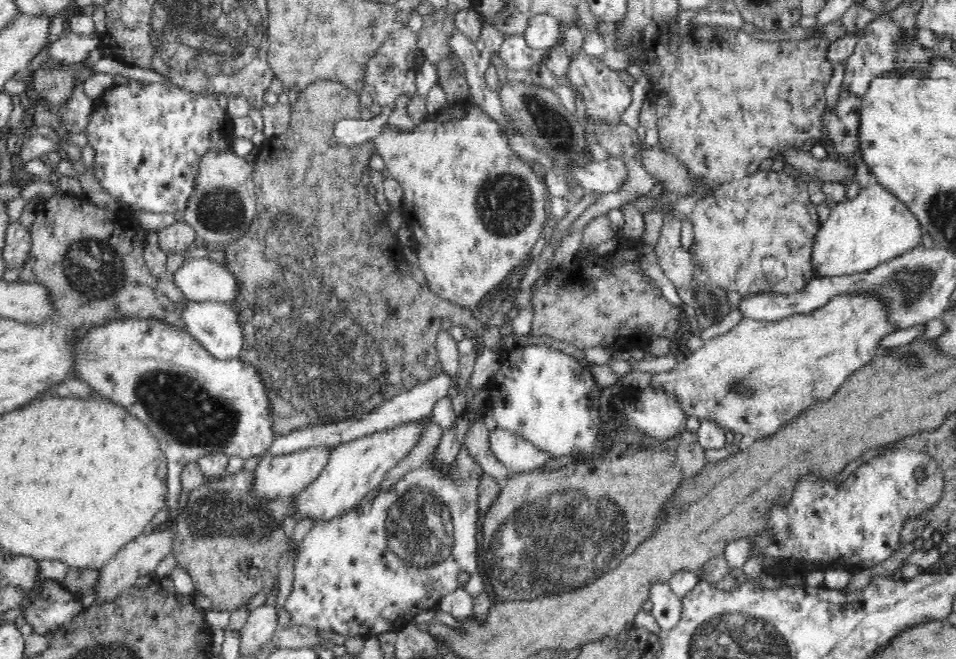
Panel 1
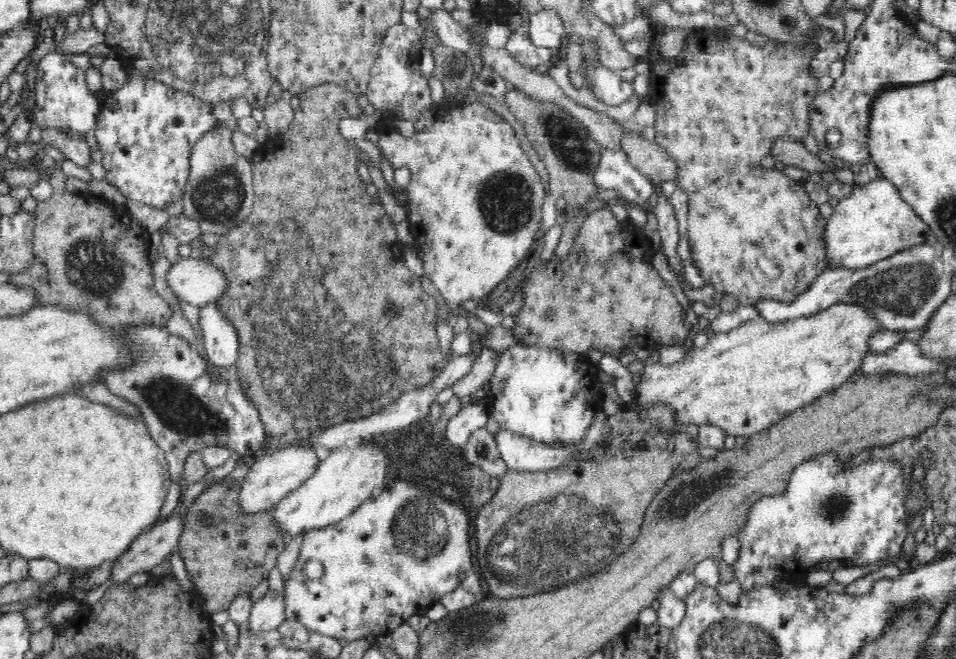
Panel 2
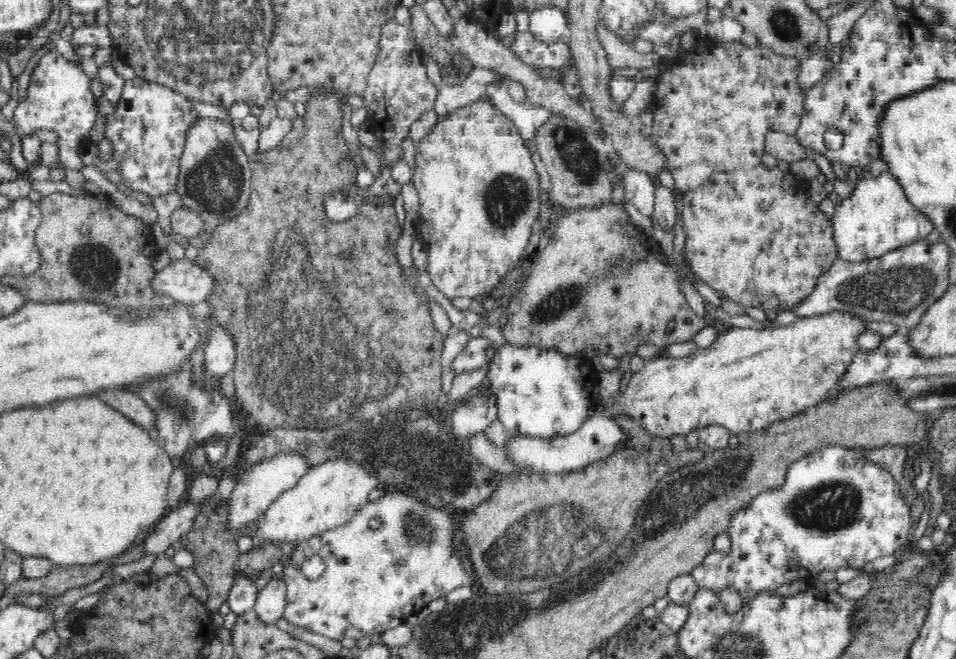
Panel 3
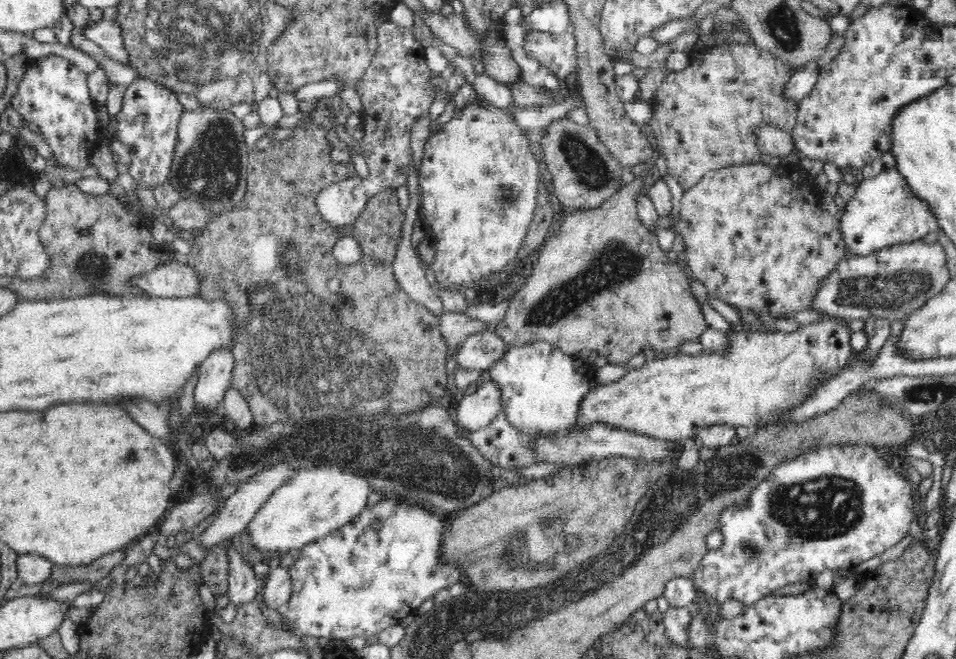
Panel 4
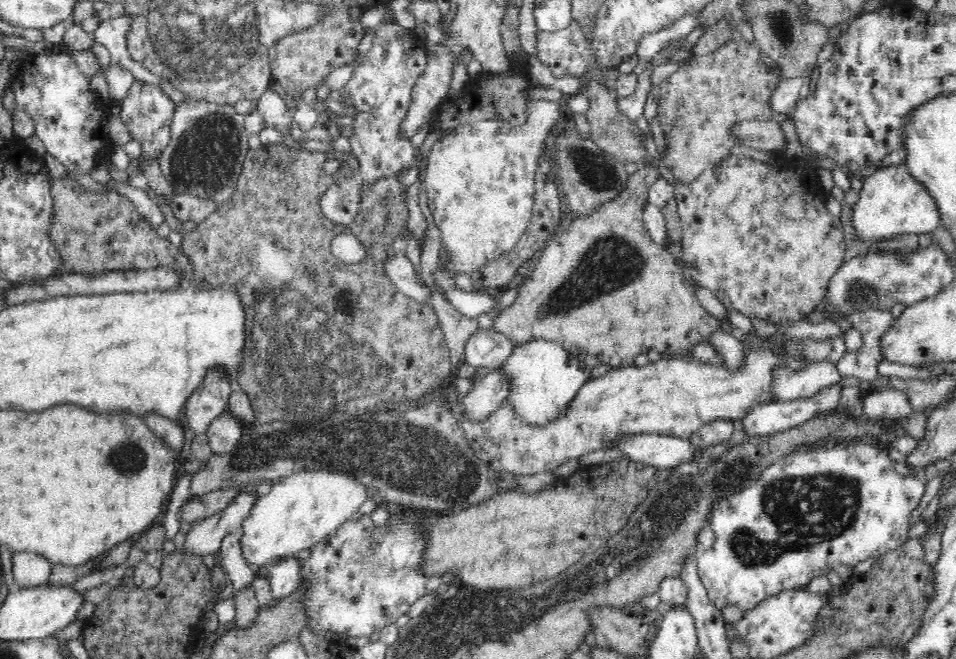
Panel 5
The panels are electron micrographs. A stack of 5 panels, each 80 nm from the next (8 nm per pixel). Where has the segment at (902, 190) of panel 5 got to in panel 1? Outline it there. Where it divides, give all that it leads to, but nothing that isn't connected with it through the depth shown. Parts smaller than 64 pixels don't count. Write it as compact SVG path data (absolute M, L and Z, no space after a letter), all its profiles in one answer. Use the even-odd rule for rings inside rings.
M871 181L866 188L861 187L852 200L844 199L832 205L830 217L821 222L819 234L814 238L814 265L816 265L816 277L818 275L856 274L870 270L873 266L896 258L896 255L904 251L916 248L922 242L924 236L923 224L921 224L910 207L900 201L888 186L880 181Z

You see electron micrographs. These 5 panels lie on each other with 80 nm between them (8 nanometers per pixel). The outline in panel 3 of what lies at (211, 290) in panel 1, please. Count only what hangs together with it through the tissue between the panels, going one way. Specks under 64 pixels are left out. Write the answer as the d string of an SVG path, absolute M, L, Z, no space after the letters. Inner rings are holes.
M188 258L172 260L149 278L149 286L161 298L187 304L205 300L212 285L211 276Z

